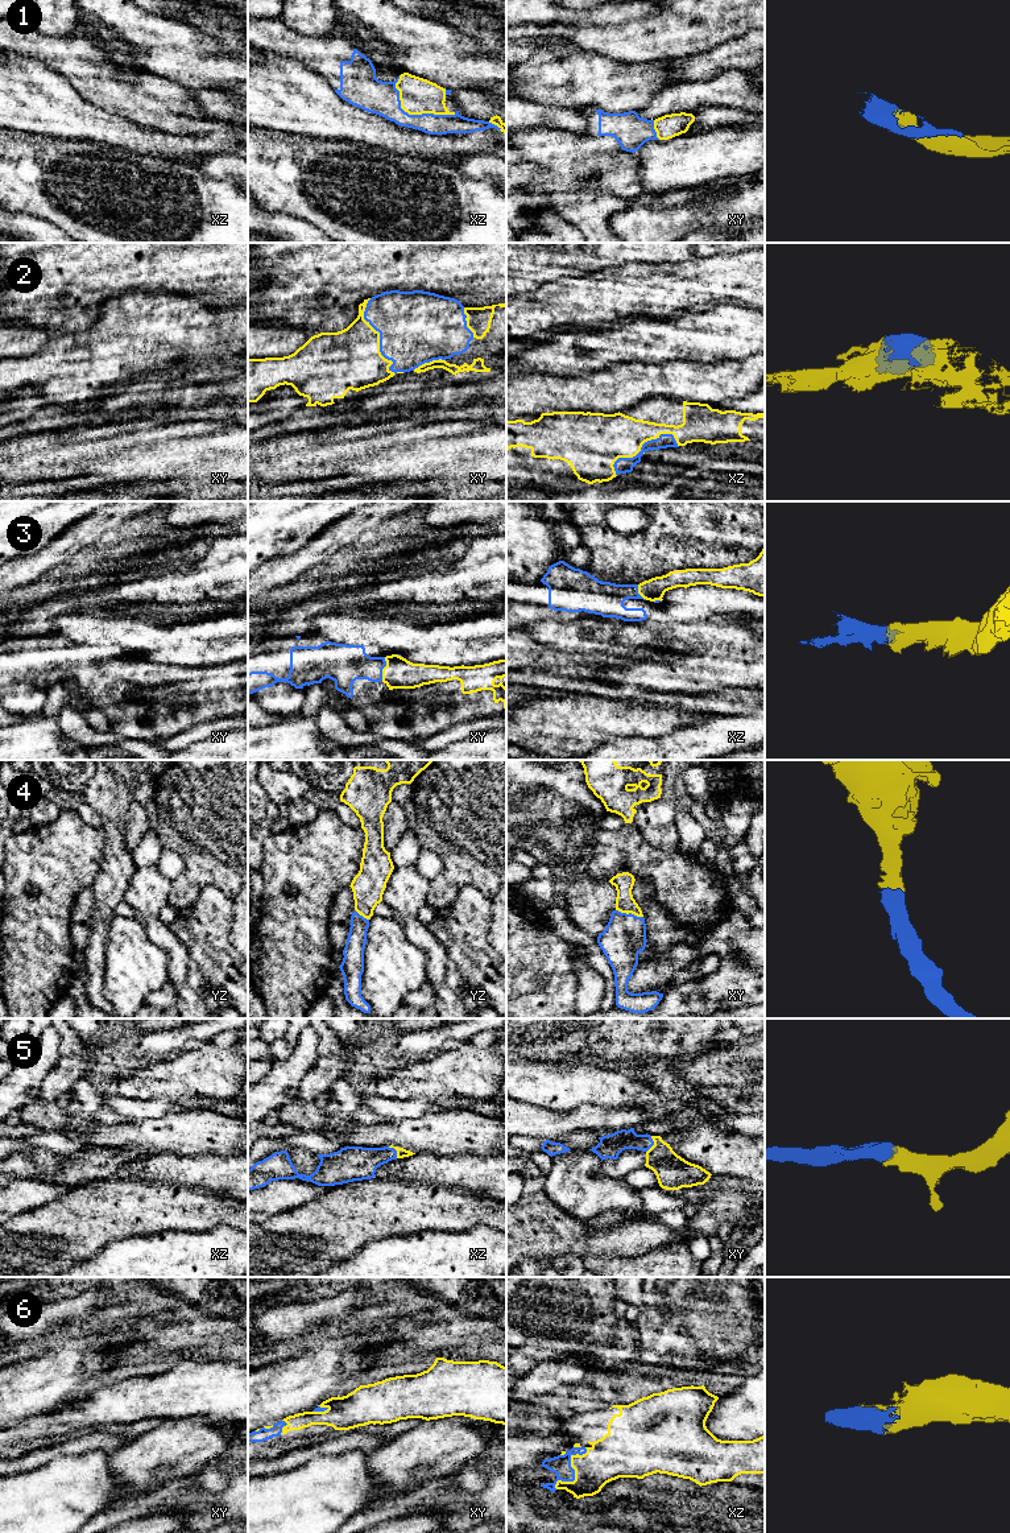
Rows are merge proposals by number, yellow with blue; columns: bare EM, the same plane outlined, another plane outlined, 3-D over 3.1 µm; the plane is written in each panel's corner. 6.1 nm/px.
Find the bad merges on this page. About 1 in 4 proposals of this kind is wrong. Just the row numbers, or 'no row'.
no row

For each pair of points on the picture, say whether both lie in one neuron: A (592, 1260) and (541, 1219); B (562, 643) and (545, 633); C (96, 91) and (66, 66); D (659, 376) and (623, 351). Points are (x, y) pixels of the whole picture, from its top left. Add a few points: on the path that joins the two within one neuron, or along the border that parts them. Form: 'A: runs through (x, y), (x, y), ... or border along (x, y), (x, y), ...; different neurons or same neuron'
A: border along (616, 1256), (584, 1255), (582, 1257); different neurons
B: runs through (558, 639), (549, 633); same neuron
C: runs through (89, 83), (74, 69); same neuron
D: border along (642, 360), (620, 360), (605, 367); different neurons

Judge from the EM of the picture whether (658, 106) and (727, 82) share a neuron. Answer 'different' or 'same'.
same

